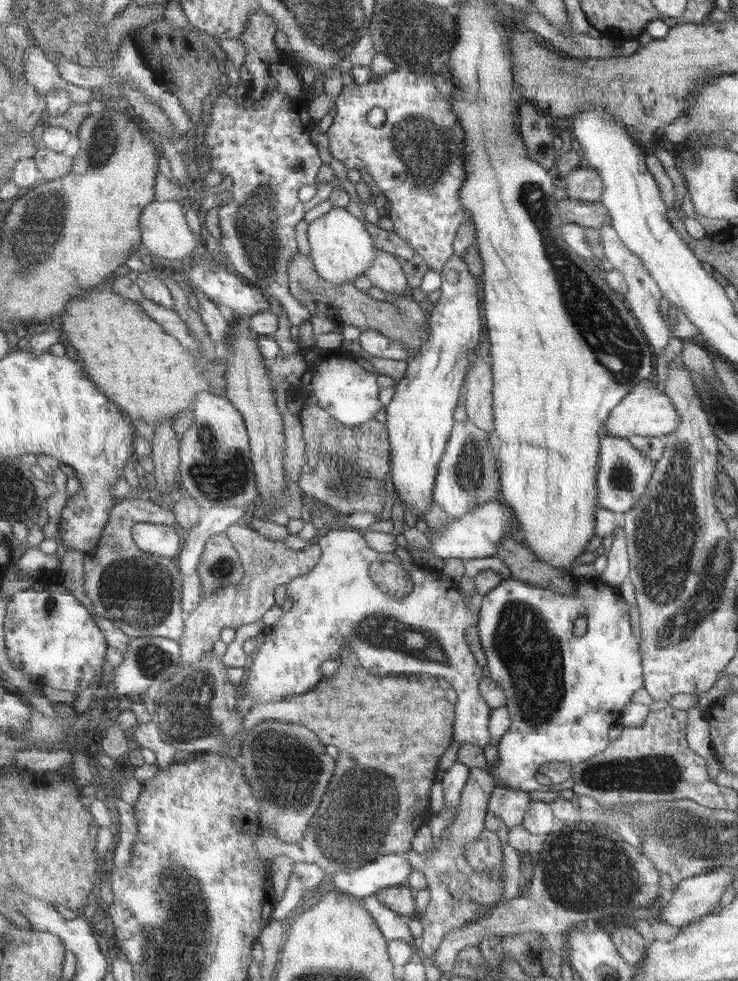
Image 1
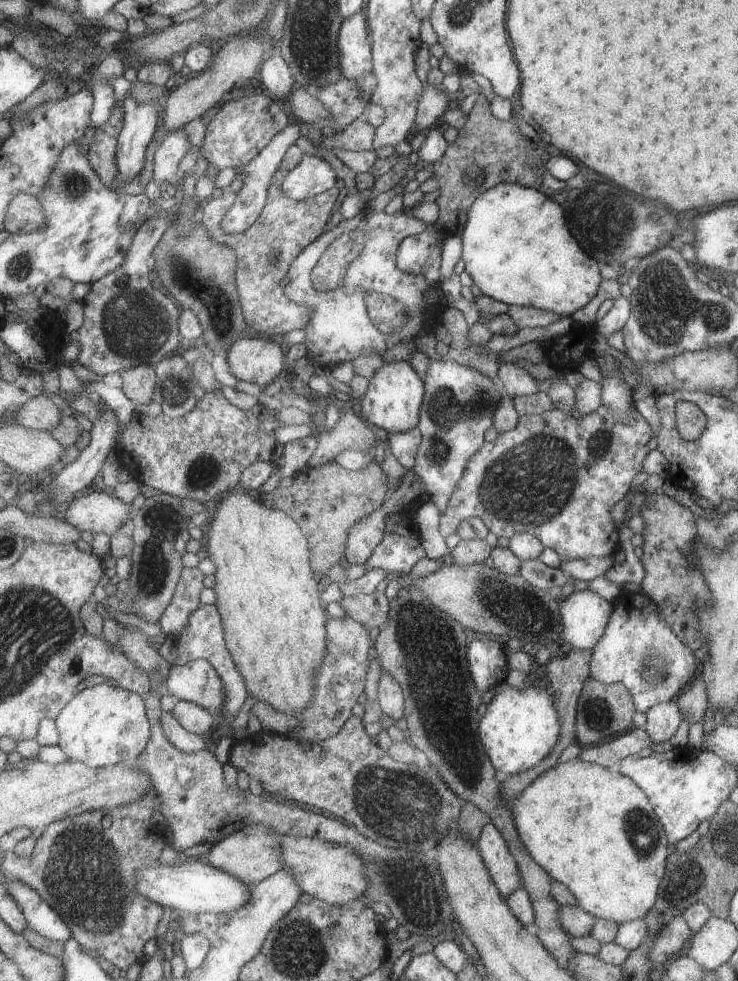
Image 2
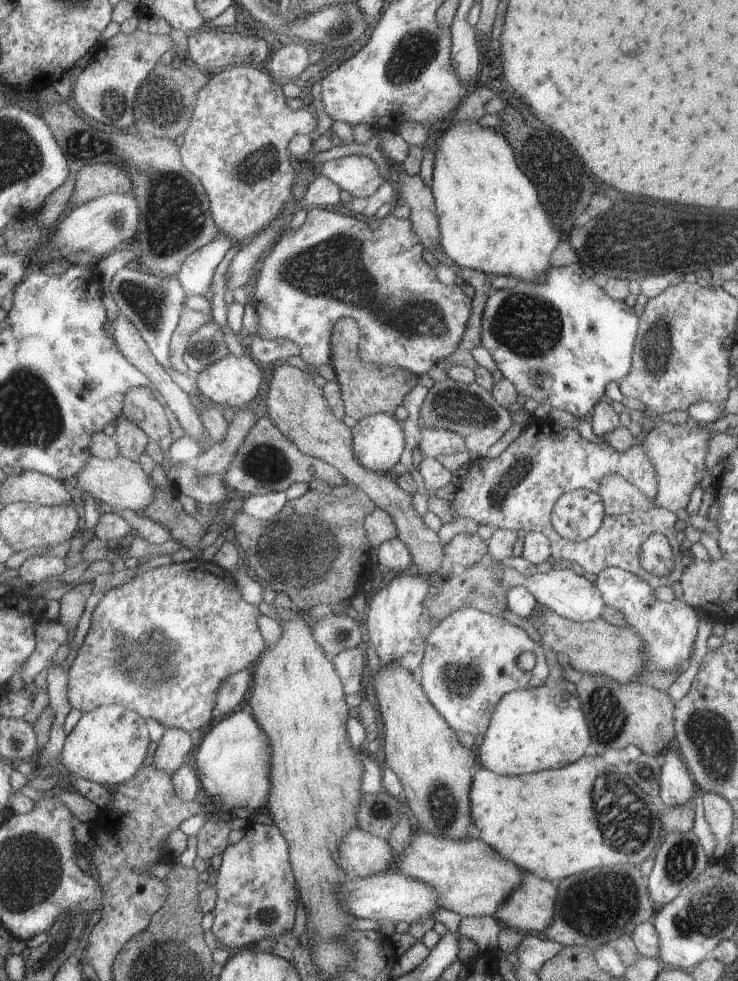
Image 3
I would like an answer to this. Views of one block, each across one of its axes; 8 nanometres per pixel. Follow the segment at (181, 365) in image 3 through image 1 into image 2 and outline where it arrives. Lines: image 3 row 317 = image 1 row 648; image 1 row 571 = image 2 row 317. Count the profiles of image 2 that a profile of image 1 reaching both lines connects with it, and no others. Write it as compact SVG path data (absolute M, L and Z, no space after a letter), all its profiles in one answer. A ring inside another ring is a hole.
M279 170L273 176L273 184L269 188L269 202L253 226L253 230L247 230L243 234L229 236L223 232L223 216L227 212L227 194L235 194L241 190L241 174L237 174L237 180L225 188L225 198L221 200L209 200L205 202L207 208L203 206L203 222L211 230L211 240L223 246L229 246L237 254L237 268L235 268L235 282L239 288L239 298L243 304L245 320L247 324L263 334L273 334L273 336L287 336L297 330L307 330L309 322L313 320L315 312L309 312L305 304L293 302L285 294L285 282L287 276L291 274L291 266L295 266L295 260L313 244L317 242L331 216L339 210L339 202L343 200L343 190L333 188L313 200L305 202L295 202L289 200L283 194L283 170Z

